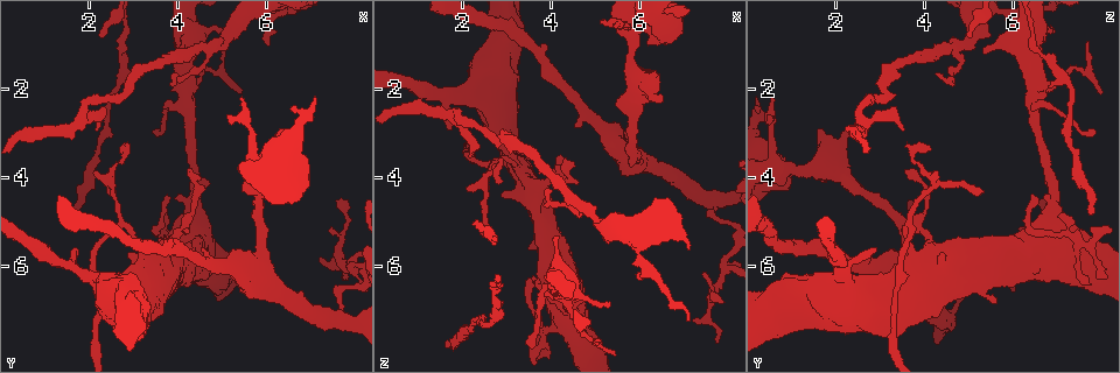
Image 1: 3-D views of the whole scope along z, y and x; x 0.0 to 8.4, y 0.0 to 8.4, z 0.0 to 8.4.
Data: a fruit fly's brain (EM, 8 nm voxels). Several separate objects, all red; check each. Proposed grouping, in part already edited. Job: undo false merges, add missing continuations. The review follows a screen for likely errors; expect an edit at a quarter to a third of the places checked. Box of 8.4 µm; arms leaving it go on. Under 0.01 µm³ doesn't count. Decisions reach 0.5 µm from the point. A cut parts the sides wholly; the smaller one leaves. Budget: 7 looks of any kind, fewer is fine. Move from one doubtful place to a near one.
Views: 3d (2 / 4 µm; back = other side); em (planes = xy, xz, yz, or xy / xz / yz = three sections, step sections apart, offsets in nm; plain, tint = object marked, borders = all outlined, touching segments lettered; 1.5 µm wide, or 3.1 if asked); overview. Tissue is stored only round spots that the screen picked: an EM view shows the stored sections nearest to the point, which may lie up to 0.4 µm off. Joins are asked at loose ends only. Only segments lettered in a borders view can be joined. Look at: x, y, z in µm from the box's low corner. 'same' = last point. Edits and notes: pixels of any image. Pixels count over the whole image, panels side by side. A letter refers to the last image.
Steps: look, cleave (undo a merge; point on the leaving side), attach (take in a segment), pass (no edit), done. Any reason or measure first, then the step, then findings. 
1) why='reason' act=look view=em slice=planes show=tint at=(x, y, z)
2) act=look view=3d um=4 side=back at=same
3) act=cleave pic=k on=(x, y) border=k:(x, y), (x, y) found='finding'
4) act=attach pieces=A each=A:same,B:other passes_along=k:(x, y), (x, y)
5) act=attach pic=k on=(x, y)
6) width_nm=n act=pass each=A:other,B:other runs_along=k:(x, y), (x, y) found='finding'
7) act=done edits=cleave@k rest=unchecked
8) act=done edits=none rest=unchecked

why='a fork' act=look view=3d um=2 at=(2.85, 5.05, 3.60)

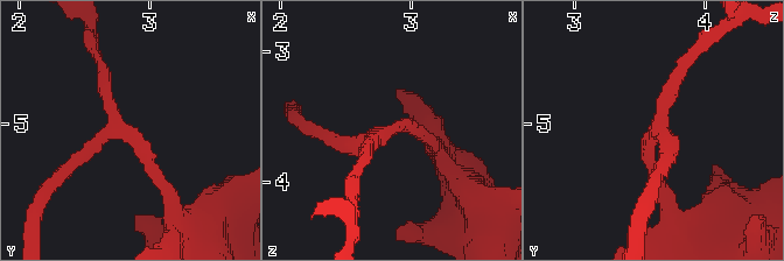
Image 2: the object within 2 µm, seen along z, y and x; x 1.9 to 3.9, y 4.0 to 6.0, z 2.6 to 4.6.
why='now the EM' act=look view=em slice=planes show=borders at=(2.82, 5.08, 3.64)

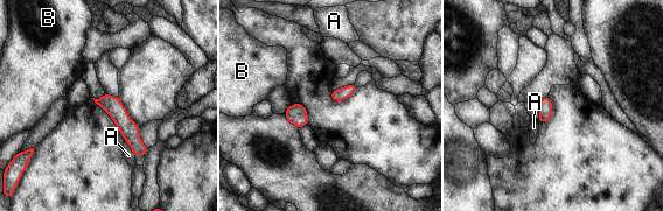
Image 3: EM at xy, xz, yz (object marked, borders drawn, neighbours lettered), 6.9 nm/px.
longest_contact=A:170nm act=pass each=A:other,B:other found='one neuron here'

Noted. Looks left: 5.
why='thin end' act=look view=em slice=planes show=tint at=(3.95, 1.70, 4.20)

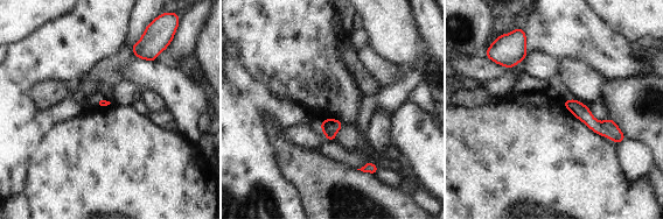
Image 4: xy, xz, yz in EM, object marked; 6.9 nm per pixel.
act=look view=em slice=planes show=borders at=same

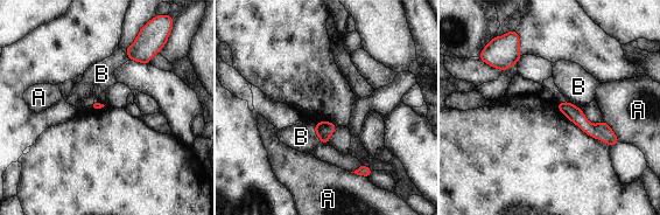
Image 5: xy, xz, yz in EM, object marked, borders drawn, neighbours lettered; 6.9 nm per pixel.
act=pass each=A:other,B:other runs_along=5:(561, 105), (589, 129), (613, 140) found='none of them fits'

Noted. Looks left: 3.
act=look view=3d um=2 at=(1.70, 4.75, 7.80)

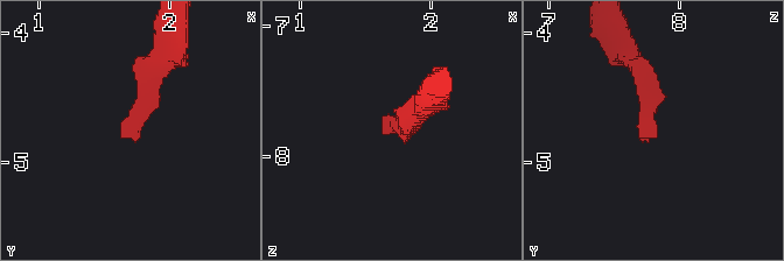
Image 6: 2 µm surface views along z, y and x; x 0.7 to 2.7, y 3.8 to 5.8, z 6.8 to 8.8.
why='need the tissue' act=look view=em slice=planes show=borders at=(1.66, 4.80, 7.86)

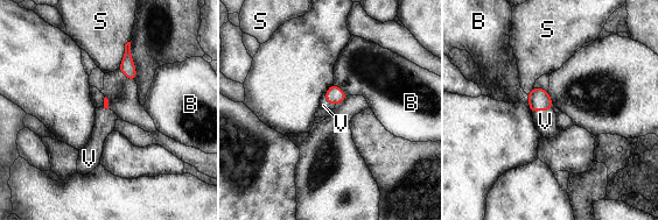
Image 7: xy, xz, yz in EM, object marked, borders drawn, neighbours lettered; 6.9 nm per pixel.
act=attach pieces=V each=B:other,S:other,V:same passes_along=7:(539, 99), (541, 110), (545, 121) found='the neuron continues'

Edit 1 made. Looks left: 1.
act=done edits=attach@7 rest=unchecked

